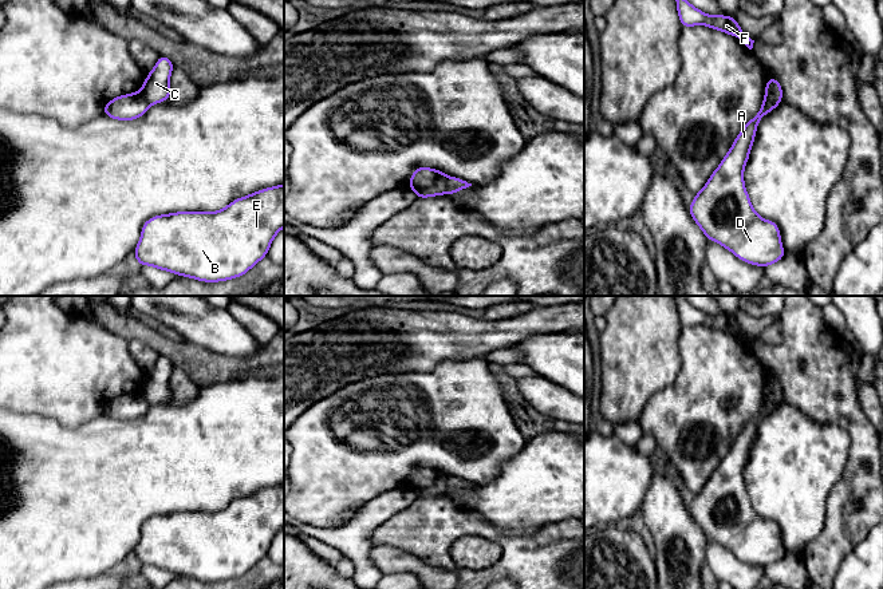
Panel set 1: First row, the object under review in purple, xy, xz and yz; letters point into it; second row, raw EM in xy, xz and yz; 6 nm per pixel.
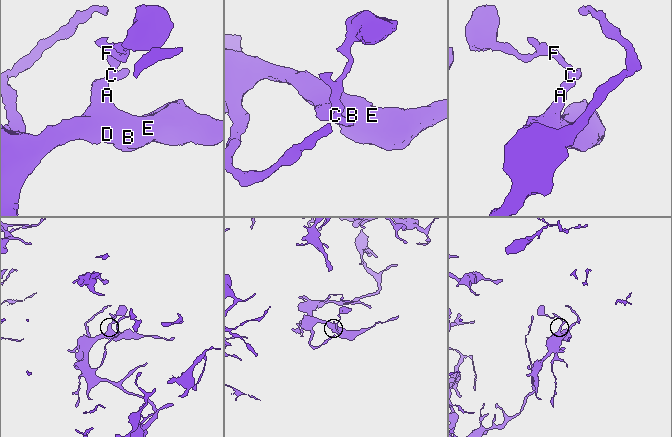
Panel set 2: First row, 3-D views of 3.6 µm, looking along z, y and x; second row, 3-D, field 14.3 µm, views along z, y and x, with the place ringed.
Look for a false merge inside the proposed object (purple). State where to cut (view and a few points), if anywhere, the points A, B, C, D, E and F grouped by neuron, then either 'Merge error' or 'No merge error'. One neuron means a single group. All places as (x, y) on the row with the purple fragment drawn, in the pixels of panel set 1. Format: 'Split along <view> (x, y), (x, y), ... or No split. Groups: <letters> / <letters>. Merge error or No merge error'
Split along xz (449, 177), (444, 193). Groups: A B D E / C F. Merge error

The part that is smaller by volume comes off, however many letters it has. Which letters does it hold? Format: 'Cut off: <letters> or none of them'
Cut off: C, F

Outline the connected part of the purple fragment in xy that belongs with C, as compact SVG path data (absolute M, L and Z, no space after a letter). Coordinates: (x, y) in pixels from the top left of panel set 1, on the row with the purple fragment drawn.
M159 55L154 68L147 74L141 94L149 104L166 102L170 95L169 79L174 68L173 62L163 55Z

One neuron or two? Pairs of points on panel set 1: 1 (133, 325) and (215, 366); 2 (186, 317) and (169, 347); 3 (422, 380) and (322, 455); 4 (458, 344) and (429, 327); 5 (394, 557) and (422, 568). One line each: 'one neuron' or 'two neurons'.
1: one neuron
2: two neurons
3: one neuron
4: one neuron
5: one neuron

